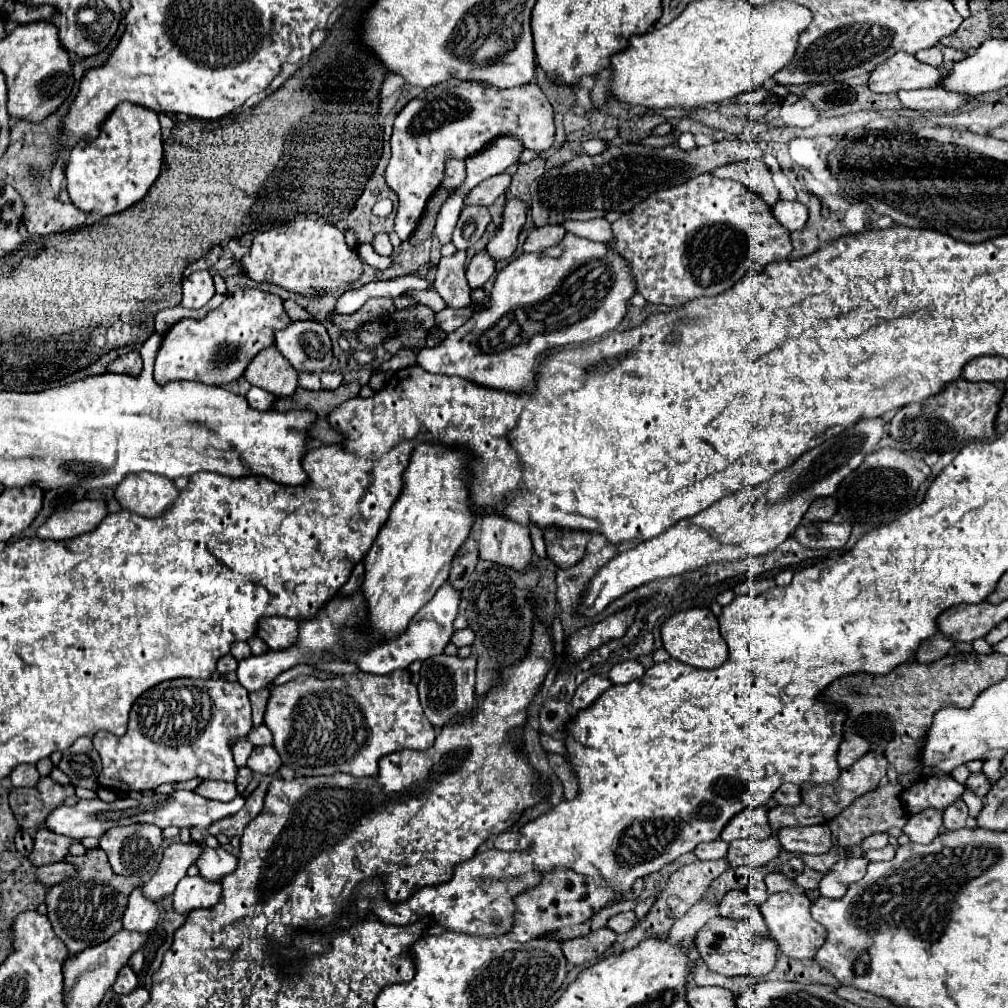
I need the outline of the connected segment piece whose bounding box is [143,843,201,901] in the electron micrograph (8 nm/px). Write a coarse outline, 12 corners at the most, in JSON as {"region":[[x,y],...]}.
{"region":[[173,843],[143,895],[159,901],[201,855],[199,845]]}

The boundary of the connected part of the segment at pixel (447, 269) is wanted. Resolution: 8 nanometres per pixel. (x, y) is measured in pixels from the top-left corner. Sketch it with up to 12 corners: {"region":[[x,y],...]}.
{"region":[[465,251],[441,257],[433,287],[447,307],[467,307]]}

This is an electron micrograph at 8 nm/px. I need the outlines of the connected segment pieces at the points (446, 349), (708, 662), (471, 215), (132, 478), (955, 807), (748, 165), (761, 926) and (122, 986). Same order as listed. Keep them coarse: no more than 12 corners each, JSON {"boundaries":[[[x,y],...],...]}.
{"boundaries":[[[567,233],[503,267],[417,365],[515,395],[615,331],[629,263]],[[709,607],[669,617],[661,627],[673,659],[715,669],[727,659]],[[463,207],[453,245],[469,249],[491,223],[487,207]],[[153,473],[127,475],[115,489],[121,507],[165,515],[179,489]],[[963,799],[949,805],[943,813],[945,831],[963,829],[967,805]],[[759,159],[713,171],[743,183],[767,205],[779,199],[771,171]],[[729,891],[719,903],[719,915],[751,921],[767,935],[761,911],[745,891]],[[131,967],[119,971],[113,991],[127,995],[137,987],[137,975]]]}

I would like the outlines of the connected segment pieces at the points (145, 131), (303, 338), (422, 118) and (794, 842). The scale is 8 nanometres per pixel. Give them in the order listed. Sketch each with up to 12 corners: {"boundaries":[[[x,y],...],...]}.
{"boundaries":[[[121,103],[67,159],[81,211],[115,215],[163,165],[155,111]],[[313,319],[275,331],[275,347],[299,373],[333,361],[327,329]],[[471,79],[399,111],[385,183],[409,239],[449,159],[503,135],[553,145],[537,83]],[[829,825],[783,827],[785,851],[821,855],[833,847]]]}

